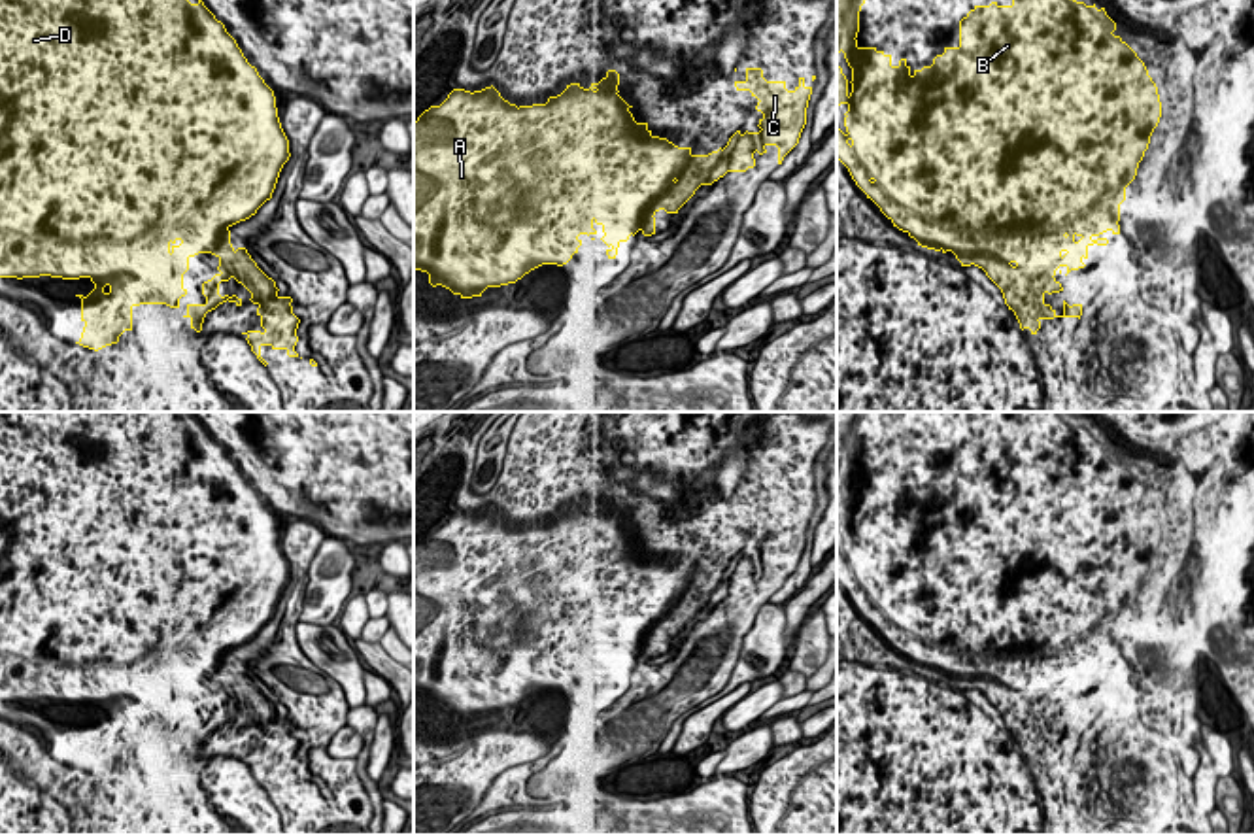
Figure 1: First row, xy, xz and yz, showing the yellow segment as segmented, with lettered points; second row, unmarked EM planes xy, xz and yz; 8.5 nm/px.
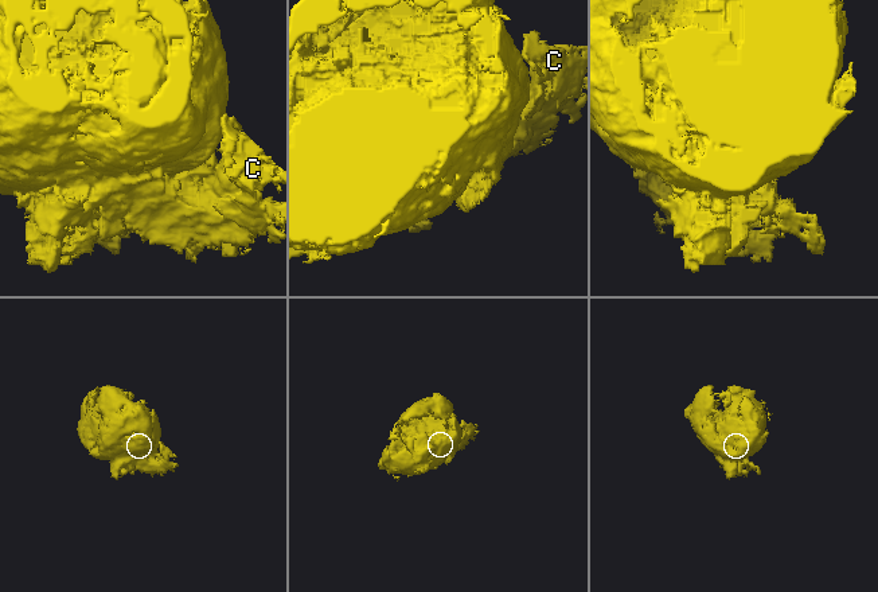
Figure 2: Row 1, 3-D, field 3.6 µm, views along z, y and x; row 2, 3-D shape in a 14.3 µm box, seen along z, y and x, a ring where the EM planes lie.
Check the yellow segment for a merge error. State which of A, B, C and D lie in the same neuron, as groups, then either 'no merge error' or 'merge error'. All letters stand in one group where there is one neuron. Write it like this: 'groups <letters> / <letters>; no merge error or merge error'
groups A B D / C; merge error

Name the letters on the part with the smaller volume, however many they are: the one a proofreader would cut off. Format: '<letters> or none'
C

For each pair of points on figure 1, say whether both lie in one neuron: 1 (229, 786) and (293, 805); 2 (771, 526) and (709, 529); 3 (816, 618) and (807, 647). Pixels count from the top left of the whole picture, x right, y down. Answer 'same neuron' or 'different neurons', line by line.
1: different neurons
2: same neuron
3: same neuron

